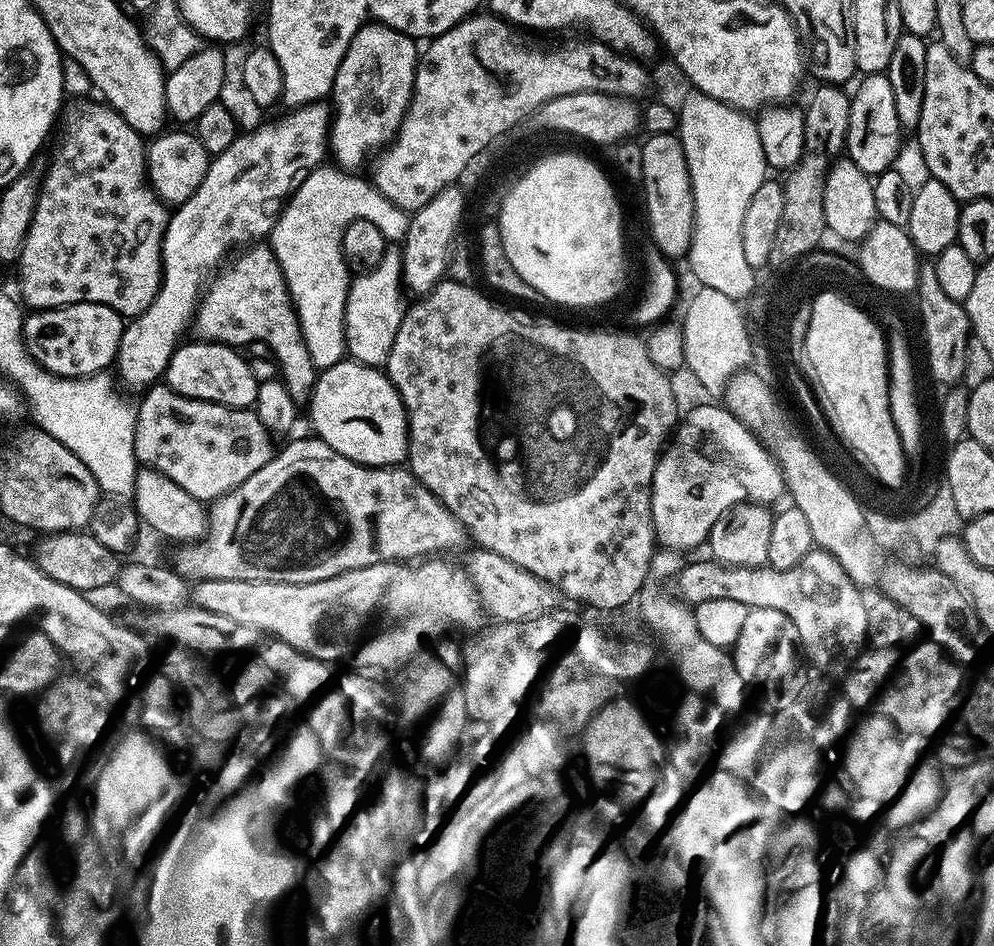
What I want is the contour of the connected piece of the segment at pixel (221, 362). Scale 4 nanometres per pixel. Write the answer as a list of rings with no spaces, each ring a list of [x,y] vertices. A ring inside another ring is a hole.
[[[193,339],[193,344],[181,343],[172,353],[162,377],[163,383],[186,398],[198,398],[231,408],[252,408],[256,402],[257,380],[250,374],[248,360],[239,356],[231,344],[216,344],[213,340]]]

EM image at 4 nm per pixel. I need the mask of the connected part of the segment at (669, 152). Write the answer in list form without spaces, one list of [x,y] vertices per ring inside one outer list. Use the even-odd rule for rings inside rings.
[[[667,132],[648,136],[642,144],[642,174],[644,204],[648,207],[648,228],[652,231],[655,251],[665,258],[687,257],[692,244],[694,226],[694,194],[686,158],[679,135]]]

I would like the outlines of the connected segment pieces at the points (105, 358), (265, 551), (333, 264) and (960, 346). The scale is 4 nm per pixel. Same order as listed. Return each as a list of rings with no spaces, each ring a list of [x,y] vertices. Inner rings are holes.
[[[94,302],[61,308],[41,308],[29,311],[24,317],[24,345],[28,355],[33,356],[47,372],[52,372],[55,376],[93,376],[95,372],[113,367],[125,323],[125,317],[119,316],[110,306]]]
[[[311,438],[312,440],[292,440],[284,449],[277,451],[270,462],[266,462],[266,466],[262,466],[262,470],[258,470],[254,474],[250,474],[250,478],[246,478],[246,482],[242,482],[234,490],[227,492],[225,496],[220,496],[217,500],[211,501],[210,507],[207,509],[208,516],[208,528],[204,531],[204,535],[199,540],[193,540],[191,544],[181,544],[175,549],[176,551],[176,562],[174,562],[175,571],[185,580],[189,582],[195,582],[198,580],[209,580],[210,578],[234,578],[235,580],[241,580],[242,582],[290,582],[291,584],[305,584],[306,582],[318,582],[322,578],[330,578],[331,576],[337,576],[342,574],[346,570],[354,570],[355,568],[365,568],[371,564],[380,562],[412,562],[417,558],[427,557],[429,554],[436,553],[440,554],[443,548],[456,548],[463,540],[466,540],[466,533],[464,527],[458,523],[450,513],[448,513],[444,504],[441,503],[438,497],[434,494],[430,494],[430,490],[426,490],[422,486],[422,482],[416,479],[412,475],[411,471],[404,466],[393,466],[391,468],[367,468],[365,464],[356,464],[350,458],[346,458],[342,454],[338,454],[330,446],[326,446],[326,442],[319,438]]]
[[[321,166],[312,169],[295,192],[288,197],[280,212],[280,217],[276,220],[270,233],[270,247],[282,270],[282,278],[286,282],[288,293],[292,299],[306,350],[316,369],[323,370],[334,366],[346,356],[344,315],[346,314],[350,269],[348,261],[344,259],[344,230],[349,228],[355,220],[365,220],[374,222],[374,226],[378,226],[385,241],[399,241],[405,230],[408,229],[409,219],[409,213],[394,206],[394,202],[390,202],[390,198],[386,198],[386,194],[382,194],[373,186],[371,179],[364,177],[363,180],[360,174],[353,174],[351,171],[335,166]]]
[[[924,262],[920,265],[920,277],[916,283],[914,299],[920,303],[920,324],[924,327],[924,348],[928,351],[928,372],[943,386],[956,386],[961,383],[964,371],[968,368],[968,336],[970,340],[970,325],[968,323],[968,310],[961,301],[949,298],[938,282],[936,265]]]

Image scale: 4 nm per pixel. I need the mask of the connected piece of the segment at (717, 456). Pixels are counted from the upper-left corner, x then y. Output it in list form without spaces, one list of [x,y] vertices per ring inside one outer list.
[[[700,404],[688,413],[683,413],[666,447],[661,451],[660,461],[652,475],[652,526],[656,531],[656,542],[661,549],[683,550],[696,548],[707,541],[710,526],[730,506],[750,503],[775,505],[775,500],[785,495],[784,476],[780,465],[771,452],[760,442],[759,436],[750,431],[733,412],[716,404]]]

